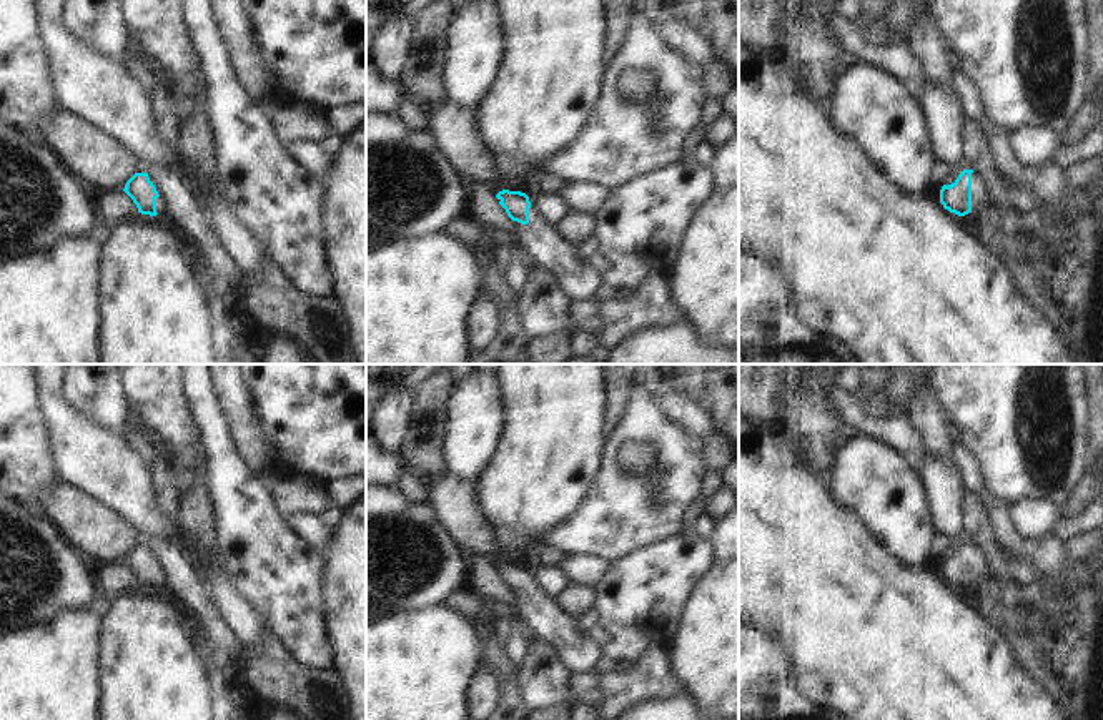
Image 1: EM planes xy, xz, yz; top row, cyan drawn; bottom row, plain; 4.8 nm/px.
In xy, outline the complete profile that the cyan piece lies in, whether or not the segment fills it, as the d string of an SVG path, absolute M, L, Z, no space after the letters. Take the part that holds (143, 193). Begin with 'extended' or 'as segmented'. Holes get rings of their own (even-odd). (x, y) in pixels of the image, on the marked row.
extended; M135 173L123 191L133 200L141 215L156 216L165 211L163 198L150 181L148 173Z

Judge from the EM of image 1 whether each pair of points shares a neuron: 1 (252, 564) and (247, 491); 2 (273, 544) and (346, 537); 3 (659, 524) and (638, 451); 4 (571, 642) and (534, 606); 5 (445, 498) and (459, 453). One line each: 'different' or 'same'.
1: same
2: different
3: same
4: same
5: different

